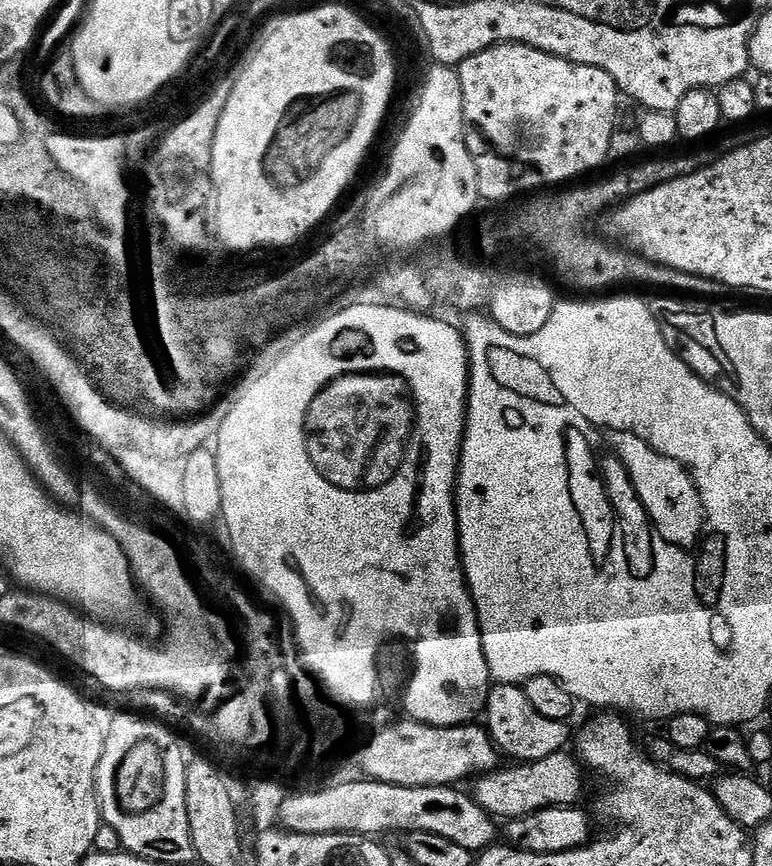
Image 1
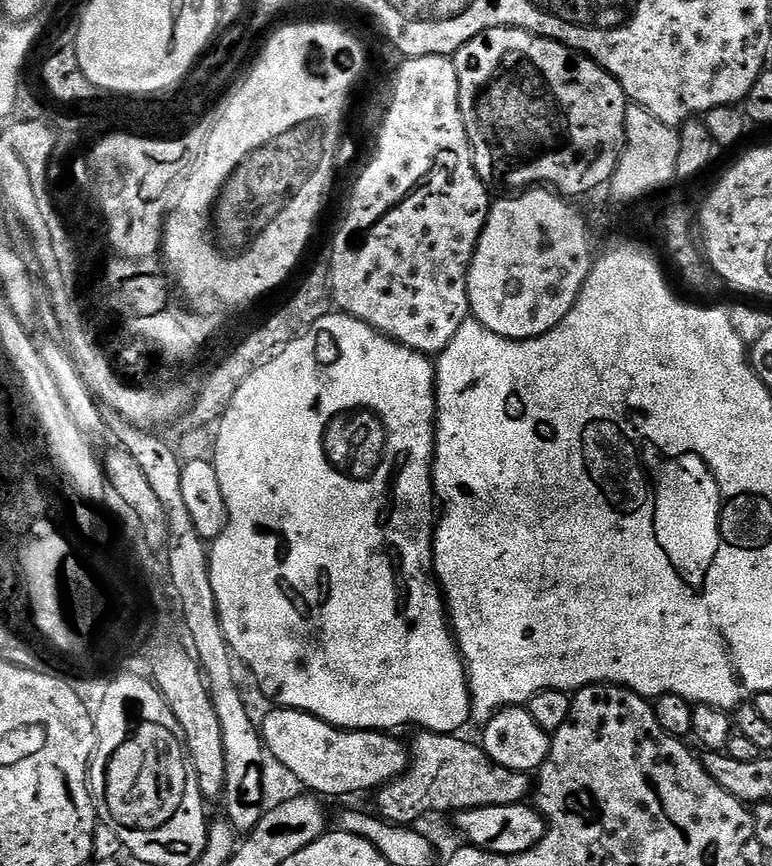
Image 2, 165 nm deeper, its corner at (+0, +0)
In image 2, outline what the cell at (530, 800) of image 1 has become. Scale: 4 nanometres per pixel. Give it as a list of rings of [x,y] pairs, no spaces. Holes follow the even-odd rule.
[[[423,730],[417,731],[415,734],[417,736],[410,740],[408,769],[398,779],[391,780],[389,784],[384,785],[375,793],[376,808],[374,807],[374,812],[381,820],[397,826],[412,826],[417,823],[415,820],[420,820],[423,816],[430,815],[431,812],[455,814],[482,806],[522,804],[529,799],[529,773],[506,770],[506,766],[498,766],[498,762],[491,760],[479,743],[471,744],[470,741],[463,740],[463,735],[460,734],[441,734]]]

